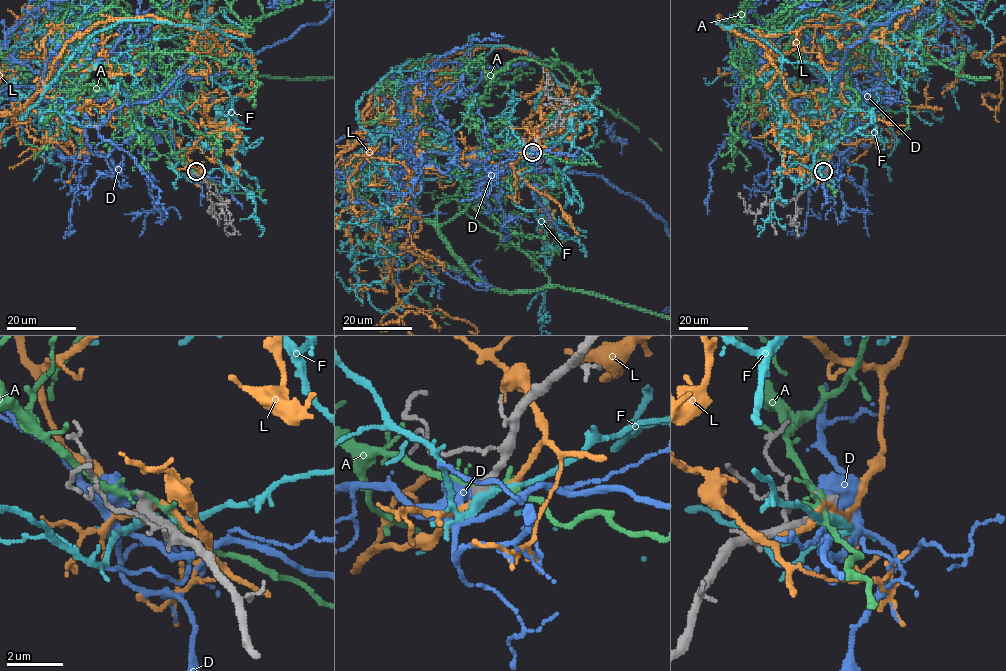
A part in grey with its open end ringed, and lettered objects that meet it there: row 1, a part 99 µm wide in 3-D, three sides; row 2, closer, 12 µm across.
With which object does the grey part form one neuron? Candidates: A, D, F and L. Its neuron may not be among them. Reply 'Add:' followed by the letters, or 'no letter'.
Add: no letter

